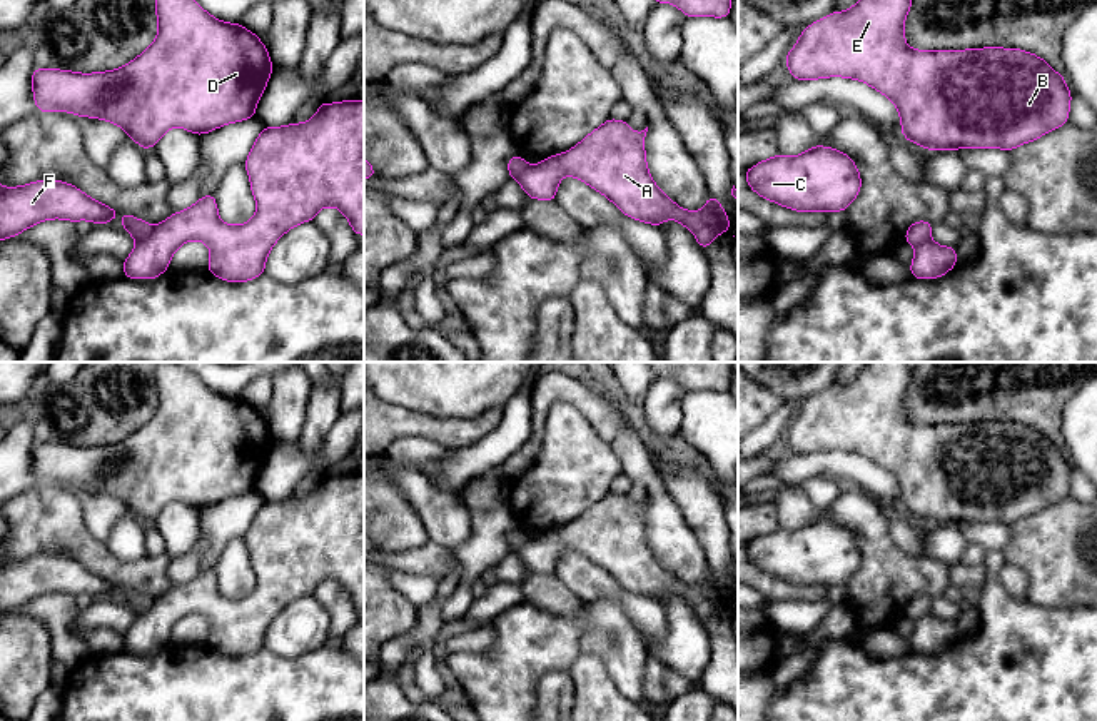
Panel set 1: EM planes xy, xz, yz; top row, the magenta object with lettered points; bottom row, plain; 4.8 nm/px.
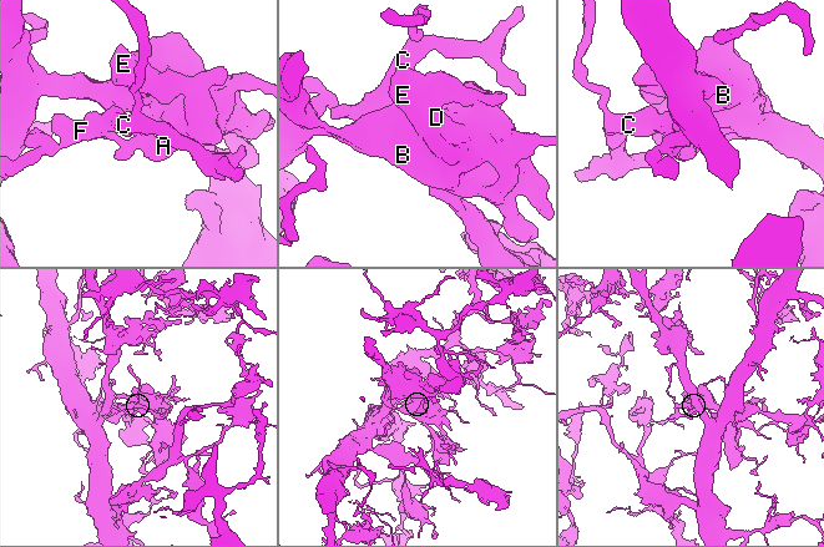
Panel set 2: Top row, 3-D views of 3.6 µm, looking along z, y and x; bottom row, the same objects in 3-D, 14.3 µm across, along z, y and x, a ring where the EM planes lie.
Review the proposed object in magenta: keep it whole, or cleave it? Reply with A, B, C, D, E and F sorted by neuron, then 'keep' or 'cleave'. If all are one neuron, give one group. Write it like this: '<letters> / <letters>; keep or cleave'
A B D E / C F; cleave

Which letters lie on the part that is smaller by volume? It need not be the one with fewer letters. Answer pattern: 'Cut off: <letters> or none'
Cut off: C, F

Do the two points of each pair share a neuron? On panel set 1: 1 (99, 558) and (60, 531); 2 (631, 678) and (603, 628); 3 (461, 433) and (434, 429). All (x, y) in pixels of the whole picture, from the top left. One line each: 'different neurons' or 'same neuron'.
1: same neuron
2: same neuron
3: same neuron

